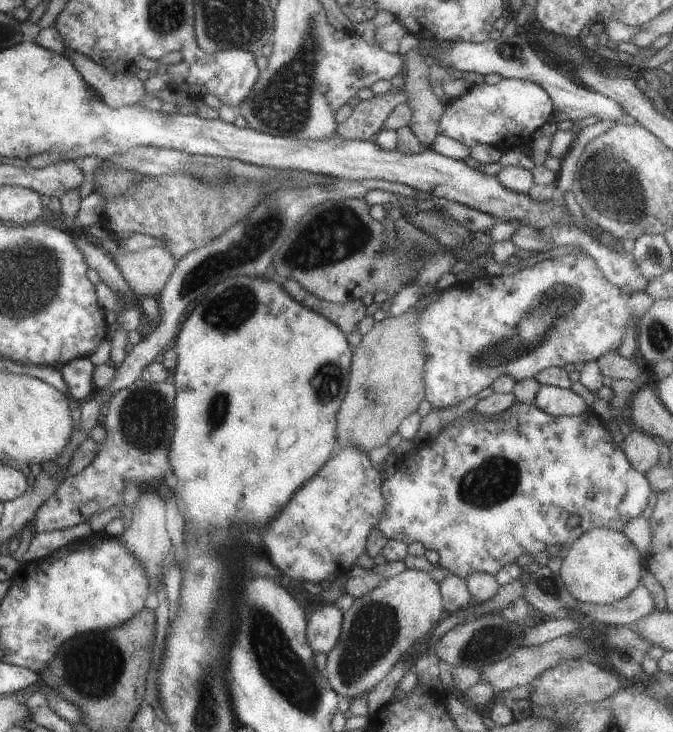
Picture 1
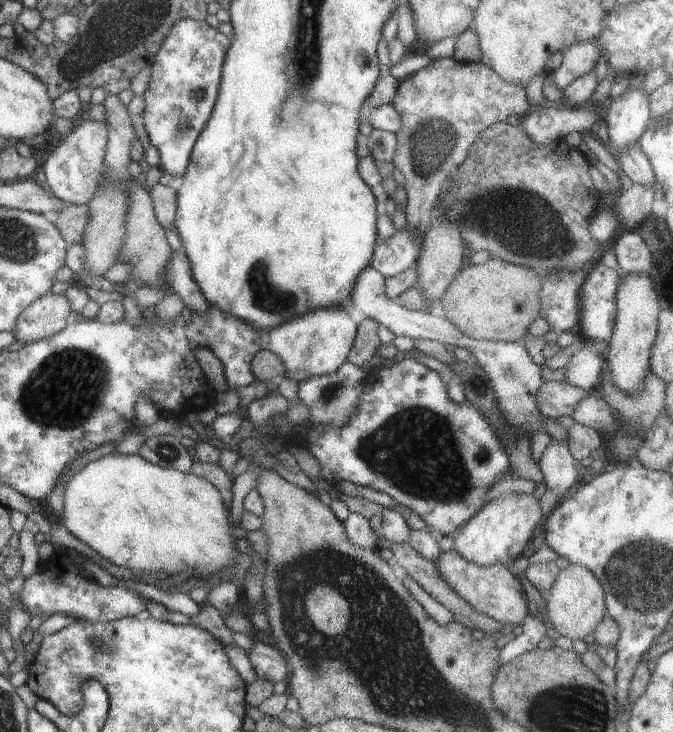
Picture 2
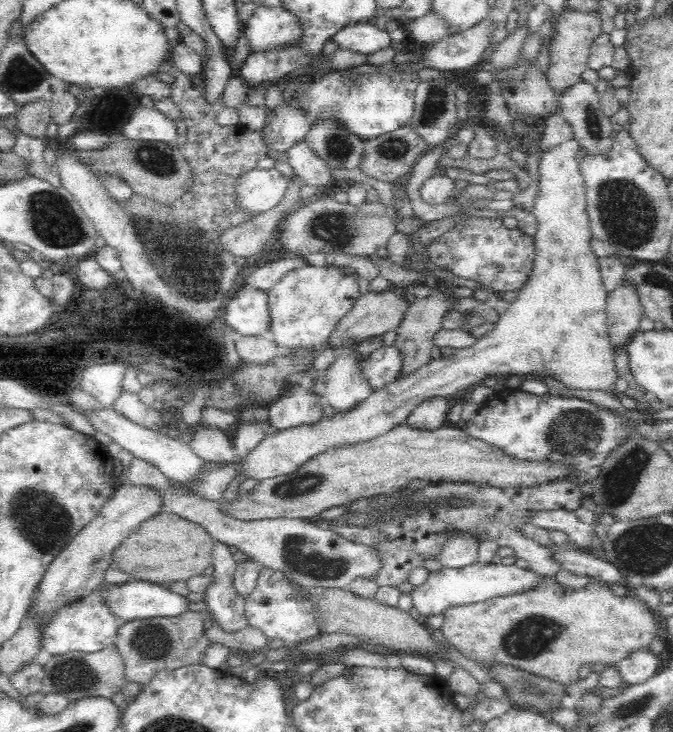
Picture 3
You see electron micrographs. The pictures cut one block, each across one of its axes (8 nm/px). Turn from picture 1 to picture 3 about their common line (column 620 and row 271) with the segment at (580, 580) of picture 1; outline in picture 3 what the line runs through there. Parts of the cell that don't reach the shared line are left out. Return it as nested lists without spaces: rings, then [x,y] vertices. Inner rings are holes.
[[[572,139],[551,147],[541,156],[538,165],[539,192],[531,211],[538,221],[538,228],[534,234],[533,270],[524,286],[519,290],[518,298],[510,303],[506,311],[500,315],[500,320],[495,323],[496,326],[492,328],[492,332],[488,332],[488,335],[479,338],[471,346],[455,349],[448,358],[432,359],[428,364],[413,370],[410,374],[374,391],[365,402],[352,410],[336,413],[330,417],[324,415],[316,424],[305,424],[274,431],[274,434],[266,436],[244,458],[234,458],[229,463],[206,463],[199,481],[191,485],[184,485],[178,481],[171,481],[171,484],[177,490],[201,496],[206,500],[219,500],[222,498],[224,490],[228,488],[228,484],[238,474],[243,474],[244,479],[254,478],[259,481],[290,474],[326,450],[334,450],[334,448],[340,448],[346,444],[358,444],[360,441],[366,442],[366,440],[382,436],[392,428],[404,425],[406,418],[425,401],[433,397],[448,399],[456,393],[468,392],[487,376],[542,375],[548,377],[549,381],[559,386],[562,391],[564,389],[568,389],[568,391],[602,391],[602,393],[620,397],[615,390],[616,379],[619,375],[614,364],[613,346],[608,339],[607,332],[605,304],[608,292],[602,283],[598,257],[590,249],[590,241],[593,236],[589,229],[586,212],[585,188],[579,171],[580,160],[576,159],[579,147],[580,143],[576,139]]]

